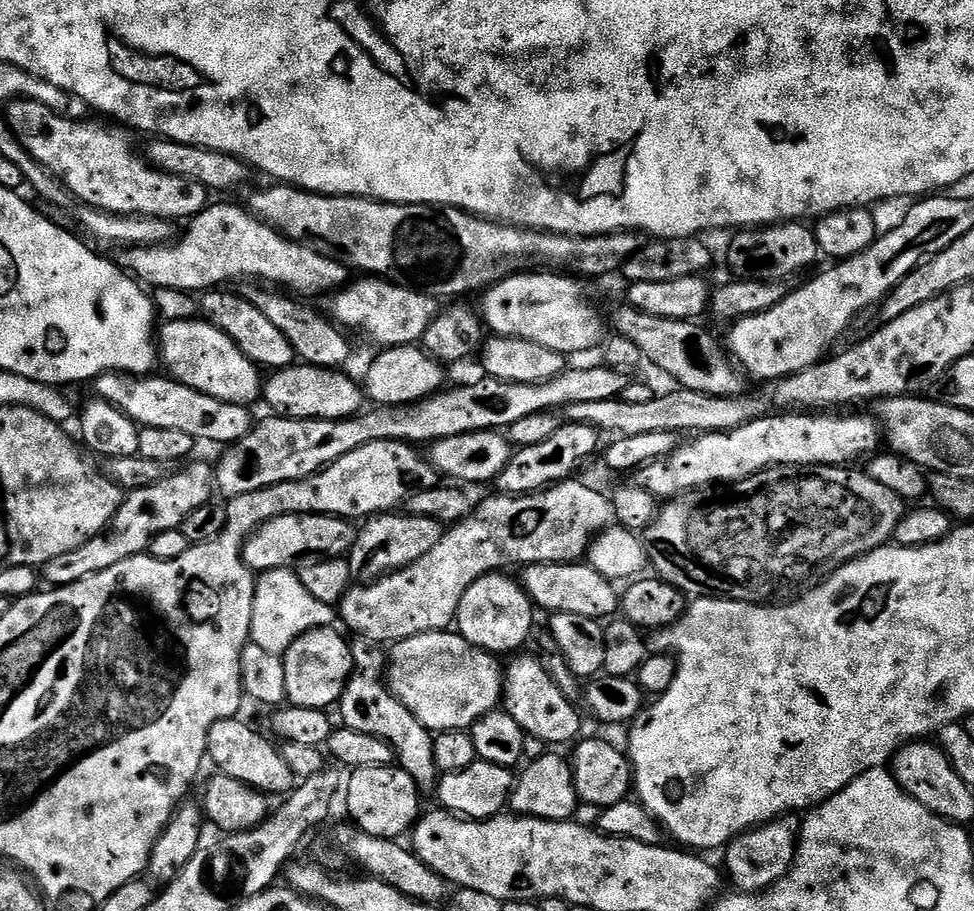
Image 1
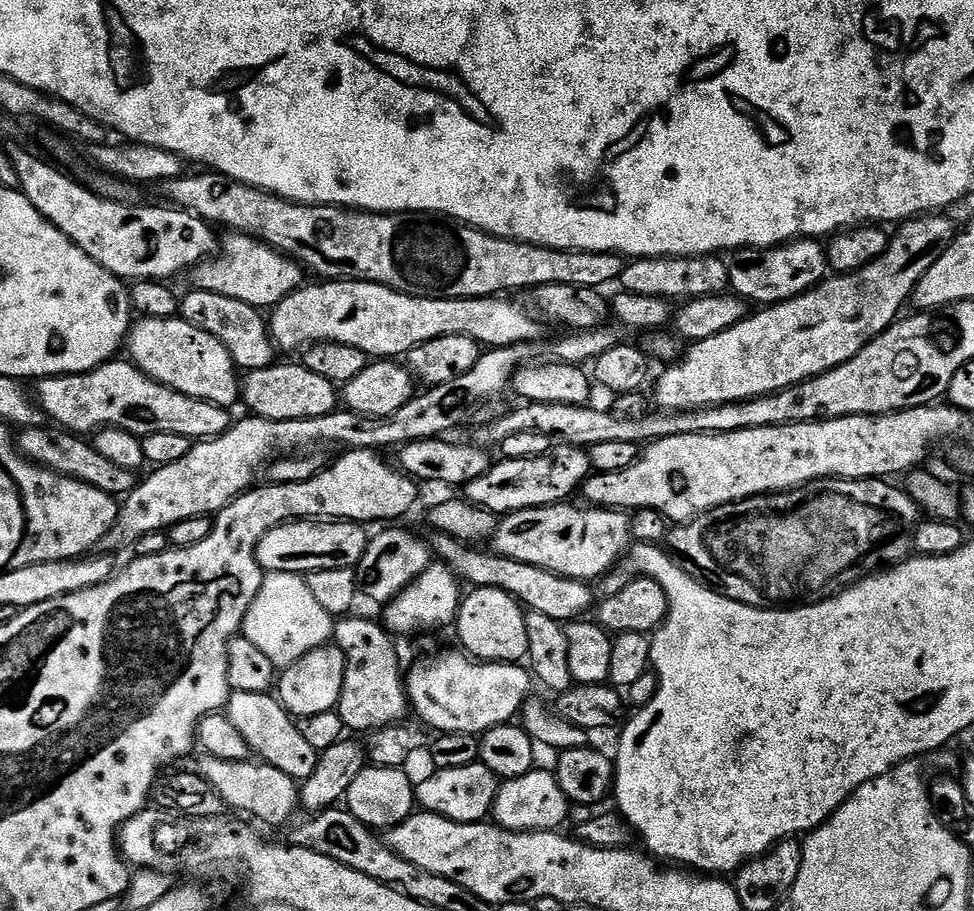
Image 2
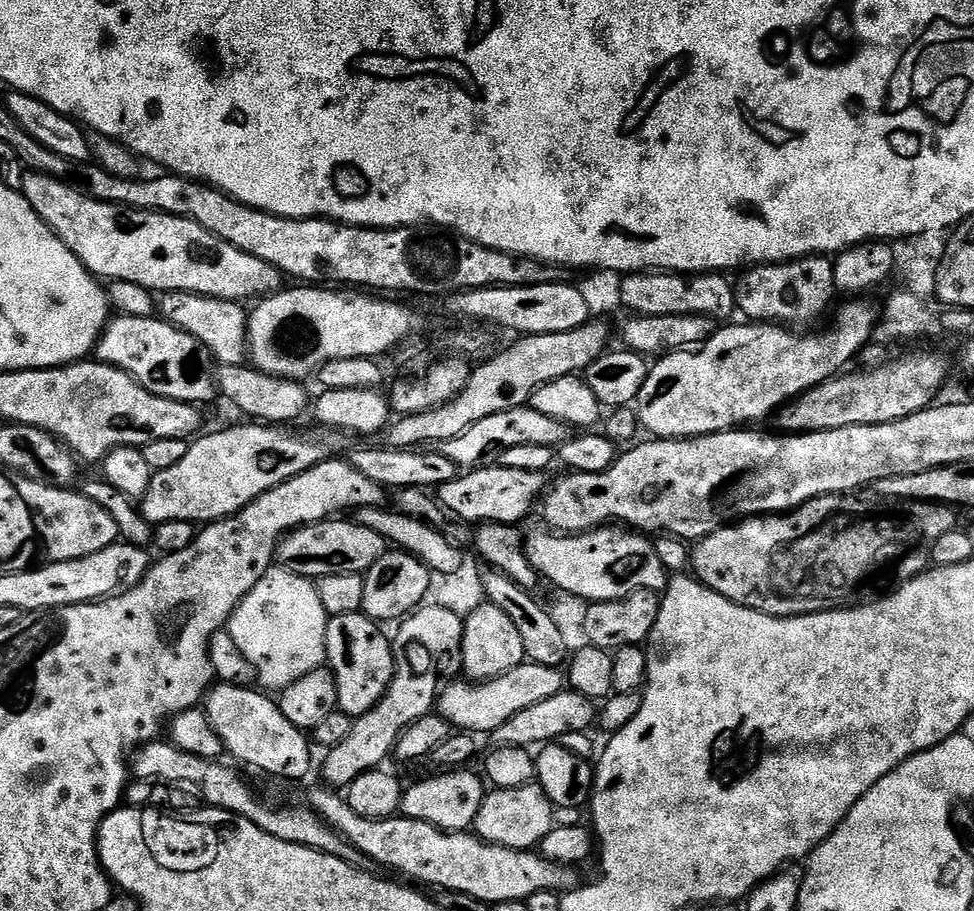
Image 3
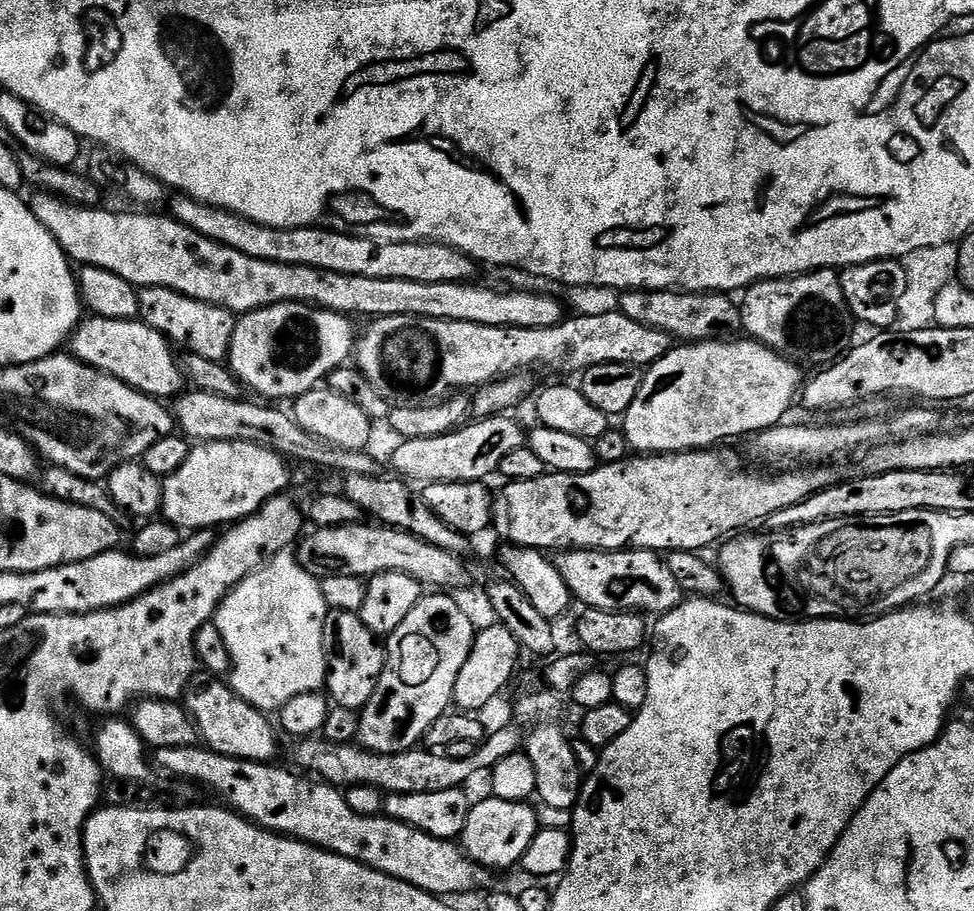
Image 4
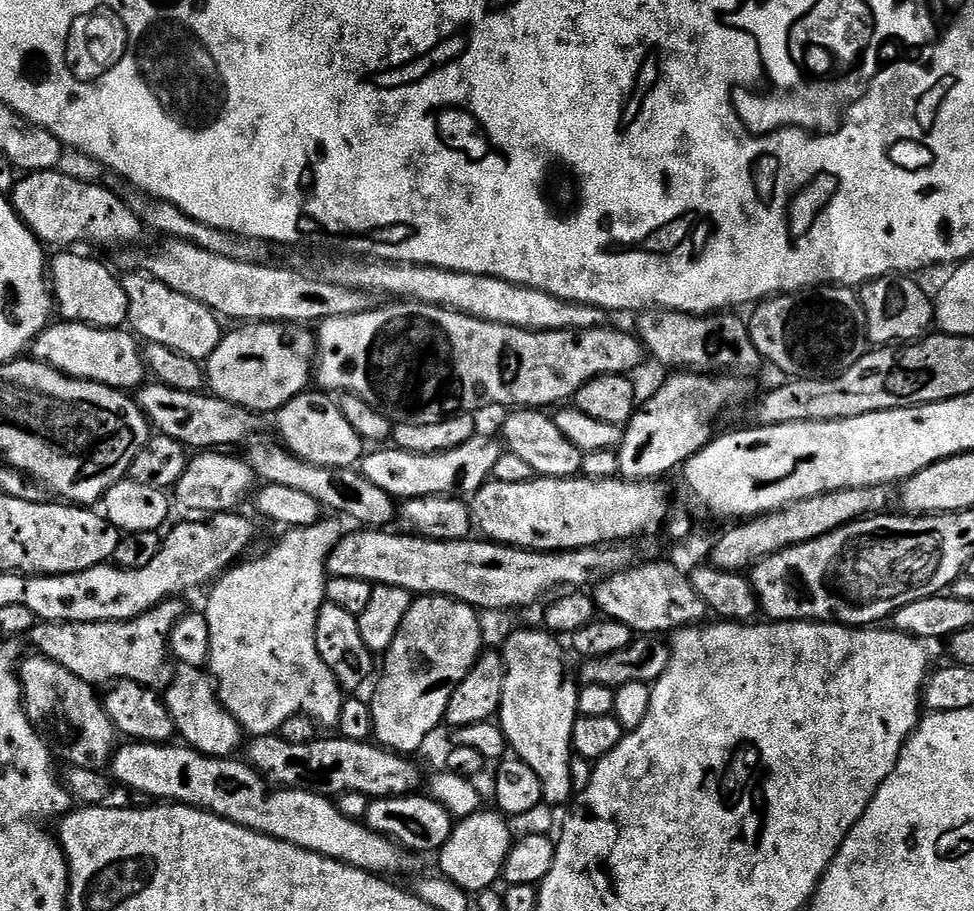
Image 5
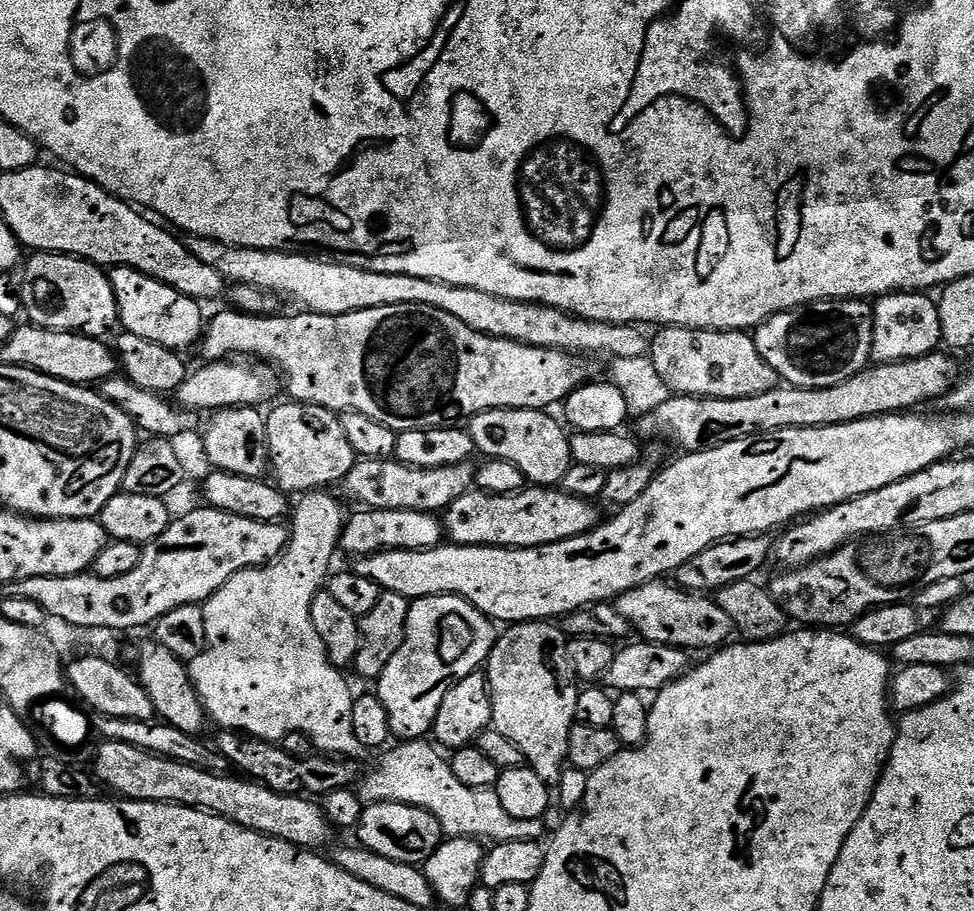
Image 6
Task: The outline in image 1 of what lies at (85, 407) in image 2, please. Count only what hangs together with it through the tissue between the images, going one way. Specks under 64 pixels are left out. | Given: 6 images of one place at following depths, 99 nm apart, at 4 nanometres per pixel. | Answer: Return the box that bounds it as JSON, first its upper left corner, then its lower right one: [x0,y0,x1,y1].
[94,372,254,446]

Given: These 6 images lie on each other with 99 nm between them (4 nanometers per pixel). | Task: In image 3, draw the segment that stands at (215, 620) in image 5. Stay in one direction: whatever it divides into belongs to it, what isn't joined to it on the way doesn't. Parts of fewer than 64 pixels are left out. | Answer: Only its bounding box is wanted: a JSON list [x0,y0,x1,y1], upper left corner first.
[226,567,330,690]

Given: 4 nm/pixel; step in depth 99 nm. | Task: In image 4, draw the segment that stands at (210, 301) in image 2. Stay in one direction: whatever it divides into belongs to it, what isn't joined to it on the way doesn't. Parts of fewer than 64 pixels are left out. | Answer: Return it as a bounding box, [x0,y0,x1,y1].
[139,288,237,362]

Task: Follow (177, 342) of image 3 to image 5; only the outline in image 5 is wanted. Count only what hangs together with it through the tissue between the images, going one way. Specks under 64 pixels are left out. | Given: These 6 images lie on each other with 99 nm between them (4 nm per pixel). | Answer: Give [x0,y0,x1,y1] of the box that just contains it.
[30,322,146,390]

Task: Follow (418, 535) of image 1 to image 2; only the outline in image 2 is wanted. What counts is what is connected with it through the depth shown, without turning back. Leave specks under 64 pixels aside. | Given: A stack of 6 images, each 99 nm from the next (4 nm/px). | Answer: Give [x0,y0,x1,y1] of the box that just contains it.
[356,526,434,606]

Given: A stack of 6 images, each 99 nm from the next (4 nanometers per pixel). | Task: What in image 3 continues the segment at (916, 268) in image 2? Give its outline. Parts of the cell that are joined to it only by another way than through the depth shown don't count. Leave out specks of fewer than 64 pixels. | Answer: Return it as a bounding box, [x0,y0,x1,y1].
[635,298,878,440]

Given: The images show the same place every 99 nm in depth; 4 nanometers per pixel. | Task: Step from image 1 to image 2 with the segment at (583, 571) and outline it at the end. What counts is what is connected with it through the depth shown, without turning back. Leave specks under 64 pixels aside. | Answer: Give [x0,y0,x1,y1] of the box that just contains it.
[430,534,593,622]

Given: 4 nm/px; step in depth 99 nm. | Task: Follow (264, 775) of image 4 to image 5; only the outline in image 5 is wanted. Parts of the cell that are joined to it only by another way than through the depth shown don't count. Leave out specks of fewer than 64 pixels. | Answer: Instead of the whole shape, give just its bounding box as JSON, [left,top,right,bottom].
[111,743,413,874]

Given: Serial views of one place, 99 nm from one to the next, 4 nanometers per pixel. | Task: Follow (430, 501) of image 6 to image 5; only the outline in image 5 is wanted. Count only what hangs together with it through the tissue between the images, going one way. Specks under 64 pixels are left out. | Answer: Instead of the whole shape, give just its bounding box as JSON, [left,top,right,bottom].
[358,434,502,502]

